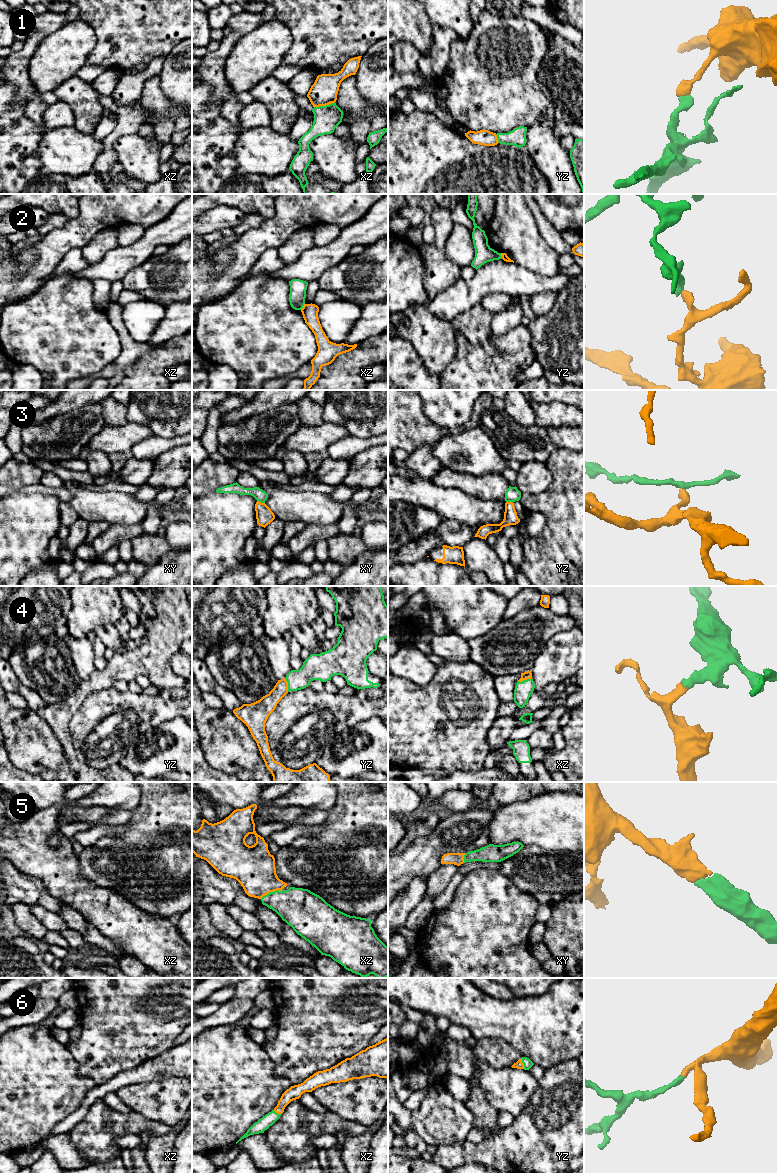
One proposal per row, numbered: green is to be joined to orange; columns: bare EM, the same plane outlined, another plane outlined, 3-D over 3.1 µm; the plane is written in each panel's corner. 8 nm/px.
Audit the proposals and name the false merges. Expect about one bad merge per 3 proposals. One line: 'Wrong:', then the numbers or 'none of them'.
Wrong: 1, 2, 3

